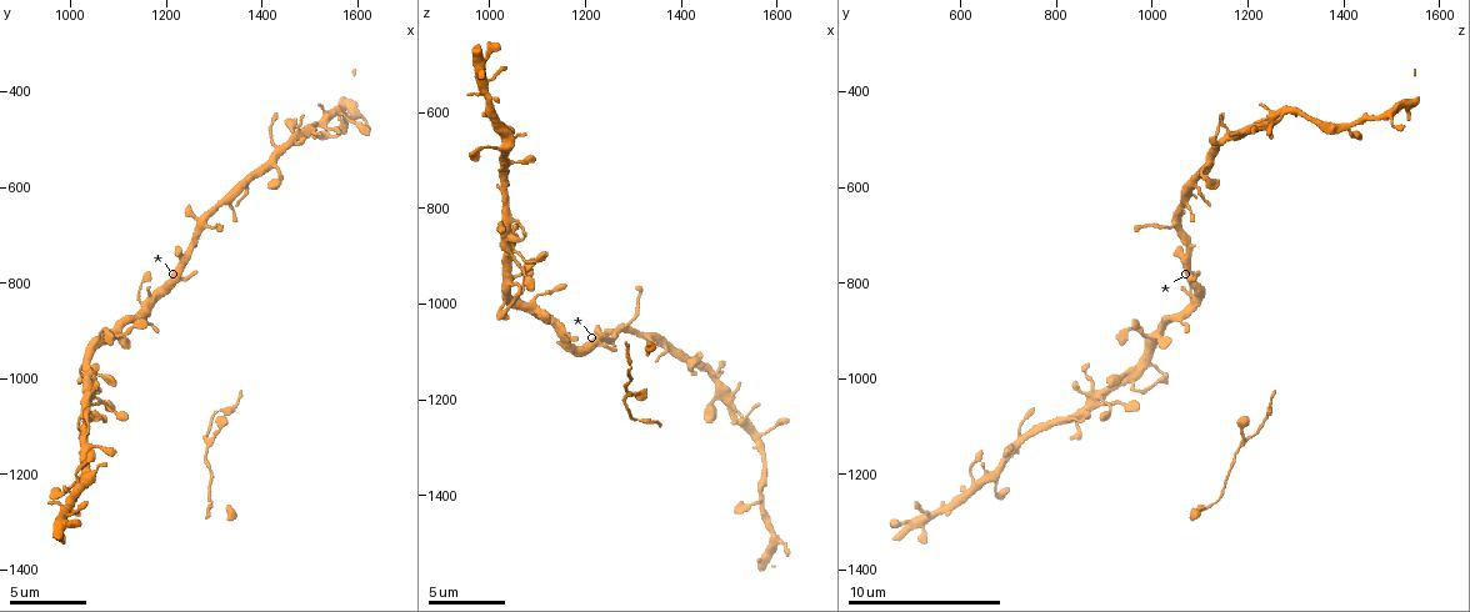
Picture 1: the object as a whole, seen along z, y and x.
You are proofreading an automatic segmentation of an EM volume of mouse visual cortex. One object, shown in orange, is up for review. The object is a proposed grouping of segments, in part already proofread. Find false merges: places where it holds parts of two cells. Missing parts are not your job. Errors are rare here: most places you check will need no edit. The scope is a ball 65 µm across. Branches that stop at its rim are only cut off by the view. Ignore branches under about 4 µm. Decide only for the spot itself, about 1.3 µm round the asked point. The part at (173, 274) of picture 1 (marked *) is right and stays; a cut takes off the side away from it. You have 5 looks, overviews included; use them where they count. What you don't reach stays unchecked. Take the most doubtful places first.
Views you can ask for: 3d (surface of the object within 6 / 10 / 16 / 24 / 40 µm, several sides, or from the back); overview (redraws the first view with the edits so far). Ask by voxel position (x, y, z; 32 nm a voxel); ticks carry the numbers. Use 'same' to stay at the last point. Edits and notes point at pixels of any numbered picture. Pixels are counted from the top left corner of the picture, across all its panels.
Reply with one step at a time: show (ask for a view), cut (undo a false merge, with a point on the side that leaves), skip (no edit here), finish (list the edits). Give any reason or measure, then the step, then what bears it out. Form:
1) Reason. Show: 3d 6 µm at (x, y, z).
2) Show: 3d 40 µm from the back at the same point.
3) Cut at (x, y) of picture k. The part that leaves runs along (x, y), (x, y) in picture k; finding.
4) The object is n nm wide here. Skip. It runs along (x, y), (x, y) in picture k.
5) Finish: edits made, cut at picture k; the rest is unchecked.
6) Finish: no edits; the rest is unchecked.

Small branch off a trunk. Show: 3d 10 µm at (1035, 1055, 895).

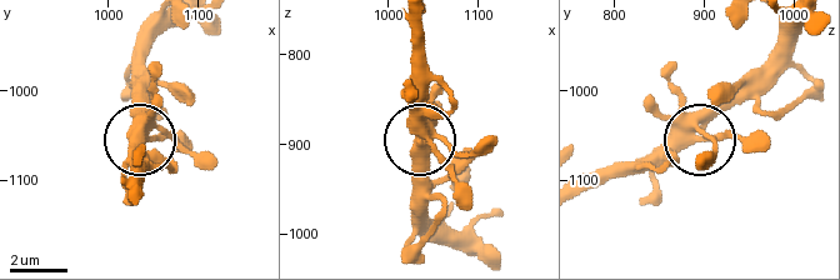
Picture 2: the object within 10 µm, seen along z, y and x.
Skip. Continuous, no second cell.

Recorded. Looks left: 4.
Show: 3d 6 µm at (1150, 870, 1055).

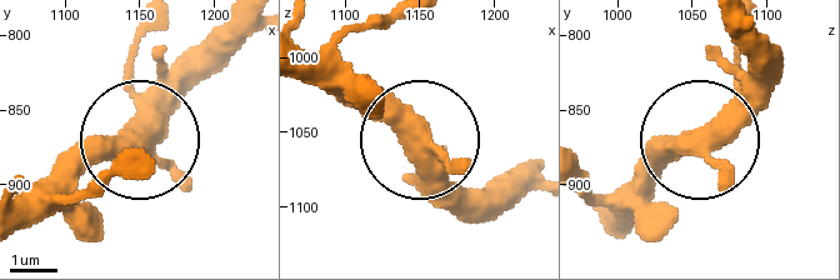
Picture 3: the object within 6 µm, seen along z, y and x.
3 arms meet here. Skip. Continuous, no second cell.

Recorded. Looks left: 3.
A narrow waist. Show: 3d 10 µm at (1505, 475, 1220).

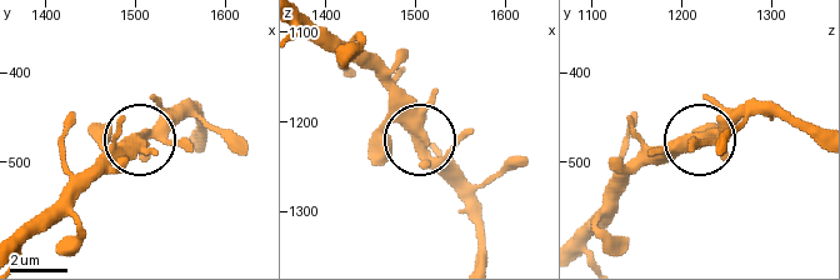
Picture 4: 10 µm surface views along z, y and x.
Zoom in. Show: 3d 6 µm at (1500, 475, 1220).

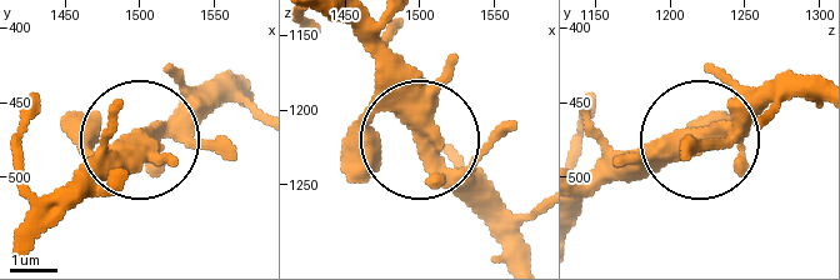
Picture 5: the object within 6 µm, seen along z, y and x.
Skip. Continuous, no second cell.

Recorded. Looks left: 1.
Finish: no edits; the rest is unchecked.

